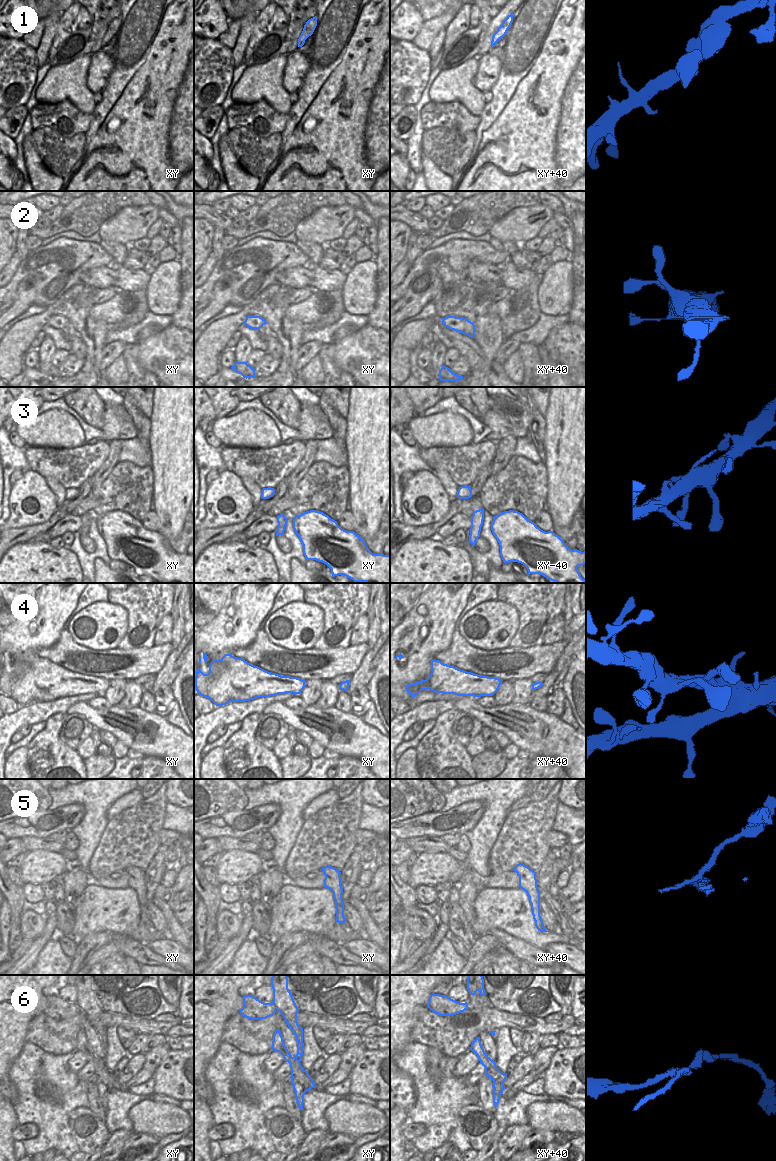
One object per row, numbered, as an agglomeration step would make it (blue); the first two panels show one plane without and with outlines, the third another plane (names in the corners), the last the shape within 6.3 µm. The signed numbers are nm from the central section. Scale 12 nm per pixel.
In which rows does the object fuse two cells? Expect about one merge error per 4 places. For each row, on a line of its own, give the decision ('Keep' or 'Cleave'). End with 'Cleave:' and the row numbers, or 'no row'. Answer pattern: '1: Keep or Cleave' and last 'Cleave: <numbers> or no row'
1: Keep
2: Keep
3: Keep
4: Keep
5: Cleave
6: Cleave
Cleave: 5, 6.

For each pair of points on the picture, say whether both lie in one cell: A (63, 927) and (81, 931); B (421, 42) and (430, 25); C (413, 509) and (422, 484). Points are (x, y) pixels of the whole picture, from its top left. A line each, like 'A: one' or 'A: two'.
A: two
B: one
C: one

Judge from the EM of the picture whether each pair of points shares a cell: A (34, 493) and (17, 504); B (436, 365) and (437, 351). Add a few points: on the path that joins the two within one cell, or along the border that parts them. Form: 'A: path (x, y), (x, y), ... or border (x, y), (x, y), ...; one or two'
A: path (30, 495), (21, 501); one
B: path (437, 362), (437, 354); one

